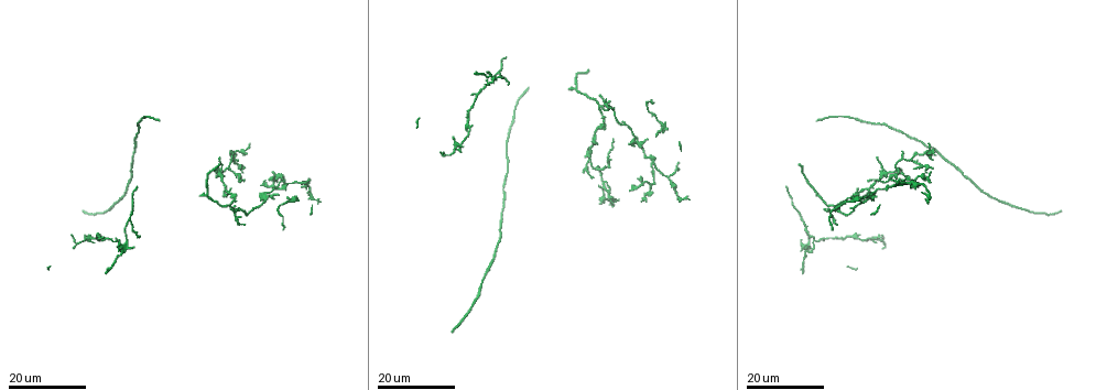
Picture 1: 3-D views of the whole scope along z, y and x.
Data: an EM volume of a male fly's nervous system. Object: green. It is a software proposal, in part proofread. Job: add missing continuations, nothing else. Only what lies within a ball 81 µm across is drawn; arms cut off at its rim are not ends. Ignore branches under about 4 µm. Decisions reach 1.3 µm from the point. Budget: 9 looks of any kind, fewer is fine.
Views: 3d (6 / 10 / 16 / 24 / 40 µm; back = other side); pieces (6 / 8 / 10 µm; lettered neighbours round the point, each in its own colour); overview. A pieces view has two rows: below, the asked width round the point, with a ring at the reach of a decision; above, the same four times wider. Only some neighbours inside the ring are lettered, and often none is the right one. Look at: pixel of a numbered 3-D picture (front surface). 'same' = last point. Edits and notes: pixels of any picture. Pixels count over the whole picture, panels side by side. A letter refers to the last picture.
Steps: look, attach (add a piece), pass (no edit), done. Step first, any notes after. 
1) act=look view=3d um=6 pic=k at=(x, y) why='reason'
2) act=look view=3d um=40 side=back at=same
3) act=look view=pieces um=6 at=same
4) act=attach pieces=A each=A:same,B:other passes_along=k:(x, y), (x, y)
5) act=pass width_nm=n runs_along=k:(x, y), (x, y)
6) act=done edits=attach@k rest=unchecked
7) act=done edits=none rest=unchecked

act=look view=3d um=24 pic=1 at=(272, 172) why='branch stops here'

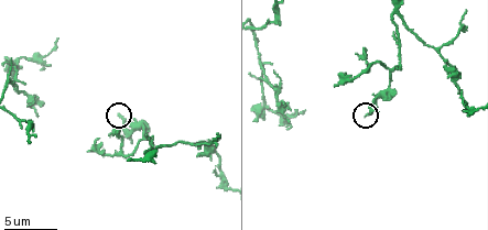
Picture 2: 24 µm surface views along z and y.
act=look view=pieces um=10 pic=2 at=(366, 115)

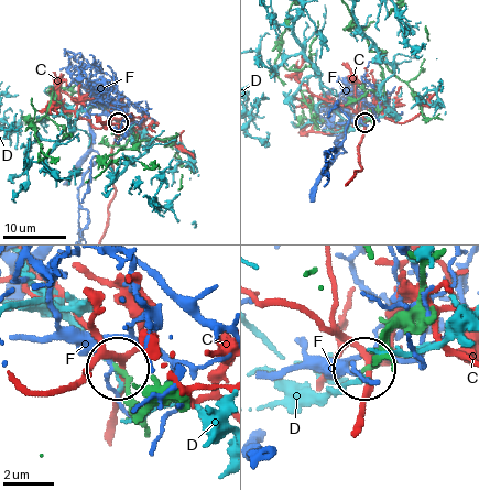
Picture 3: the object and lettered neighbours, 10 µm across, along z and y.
act=pass width_nm=180 each=C:other,D:other,F:other runs_along=3:(164, 391), (141, 407), (117, 373) found='none of them fits'

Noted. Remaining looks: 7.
act=look view=3d um=6 pic=2 at=(146, 133) why='an open end'

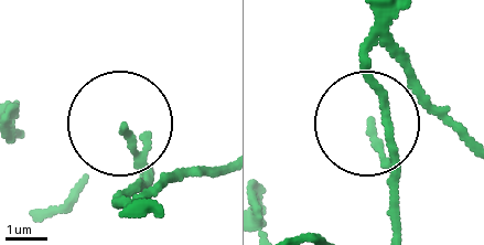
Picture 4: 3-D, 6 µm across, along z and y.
act=look view=pieces um=6 pic=4 at=(124, 131)

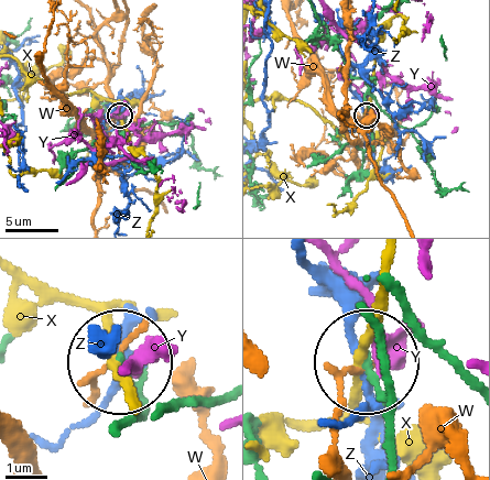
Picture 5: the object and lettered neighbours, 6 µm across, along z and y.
act=pass each=W:other,X:other,Y:other,Z:other found='no lettered piece goes on from it'

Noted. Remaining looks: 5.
act=look view=3d um=24 pic=1 at=(594, 176) why='tapers out'

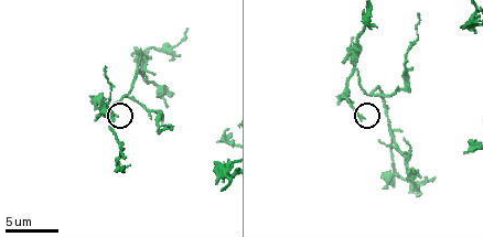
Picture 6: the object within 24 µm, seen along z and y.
act=look view=pieces um=8 pic=6 at=(365, 119)

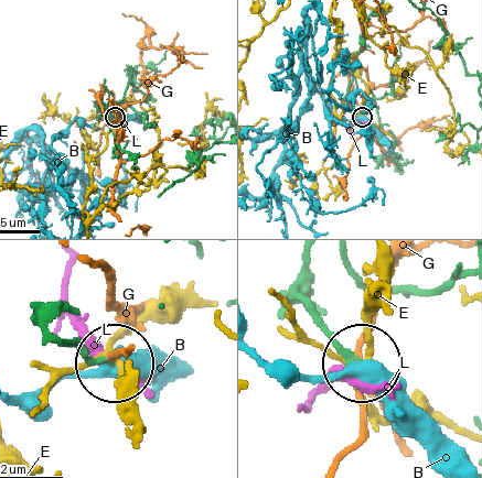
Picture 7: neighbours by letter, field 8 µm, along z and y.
act=pass width_nm=170 each=B:other,E:other,G:other,L:other runs_along=7:(308, 264), (308, 303), (361, 356) found='no lettered piece goes on from it'

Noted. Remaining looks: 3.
act=look view=3d um=10 pic=6 at=(139, 52) why='an open end'

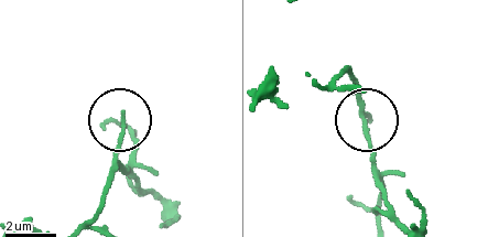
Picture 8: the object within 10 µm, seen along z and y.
act=look view=pieces um=6 pic=8 at=(122, 115)

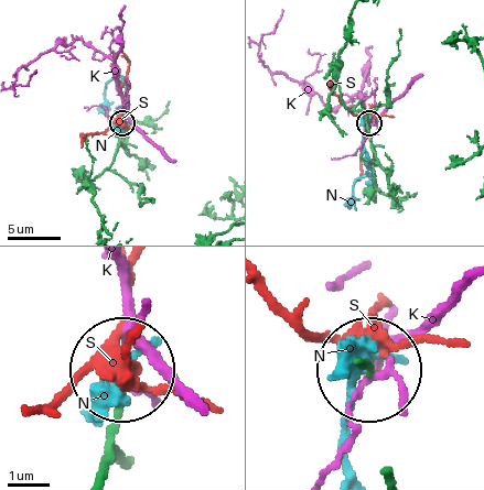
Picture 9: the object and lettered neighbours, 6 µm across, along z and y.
act=pass each=K:other,N:other,S:other found='no lettered piece goes on from it'

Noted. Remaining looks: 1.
act=done edits=none rest=unchecked

